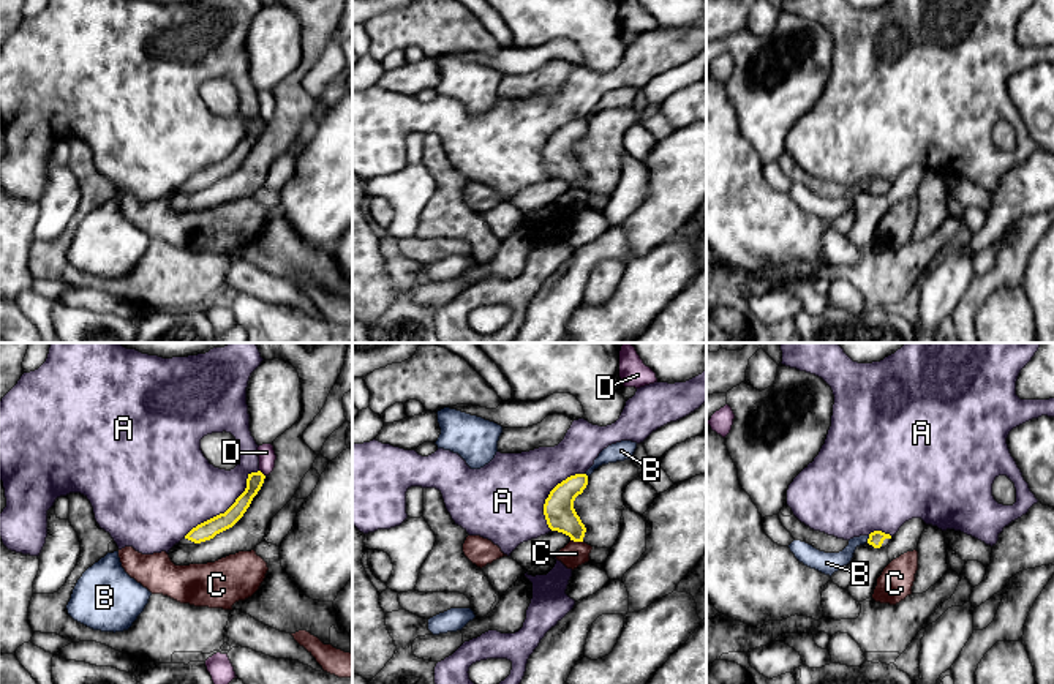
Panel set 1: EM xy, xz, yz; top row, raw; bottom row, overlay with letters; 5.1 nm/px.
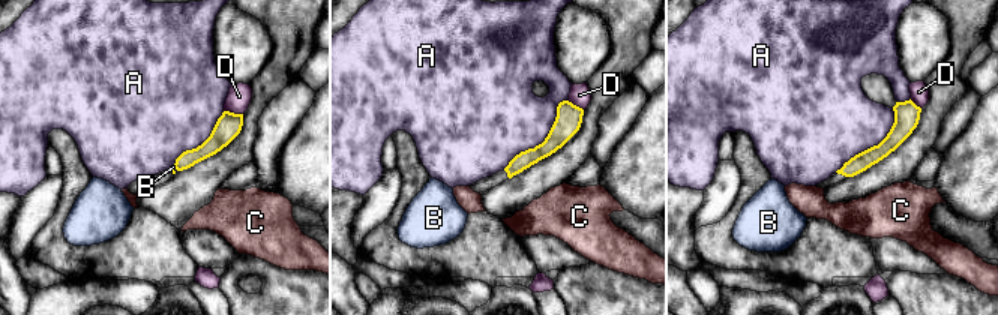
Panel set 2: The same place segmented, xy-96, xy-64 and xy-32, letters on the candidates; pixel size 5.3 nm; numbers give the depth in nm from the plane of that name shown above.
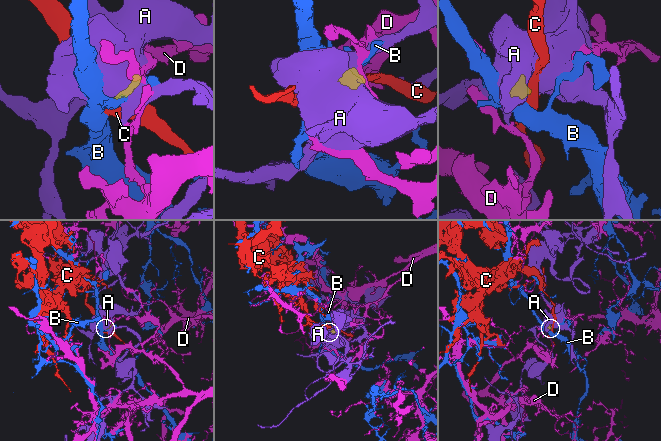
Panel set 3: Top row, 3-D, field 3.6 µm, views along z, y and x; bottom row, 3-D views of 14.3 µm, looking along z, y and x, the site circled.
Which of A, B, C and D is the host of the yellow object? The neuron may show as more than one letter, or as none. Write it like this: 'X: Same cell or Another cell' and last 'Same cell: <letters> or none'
A: Another cell
B: Another cell
C: Another cell
D: Another cell
Same cell: none

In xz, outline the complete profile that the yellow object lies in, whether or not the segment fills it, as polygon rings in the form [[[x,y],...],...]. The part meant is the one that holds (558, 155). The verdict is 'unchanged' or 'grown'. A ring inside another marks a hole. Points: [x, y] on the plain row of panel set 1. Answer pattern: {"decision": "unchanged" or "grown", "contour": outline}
{"decision": "unchanged", "contour": [[[575,120],[558,130],[544,150],[544,161],[551,177],[563,179],[574,188],[583,188],[586,174],[574,155],[574,147],[588,131],[586,120]]]}

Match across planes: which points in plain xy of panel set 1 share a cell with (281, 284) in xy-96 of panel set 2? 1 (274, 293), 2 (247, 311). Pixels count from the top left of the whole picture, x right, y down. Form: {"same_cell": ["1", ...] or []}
{"same_cell": ["2"]}

